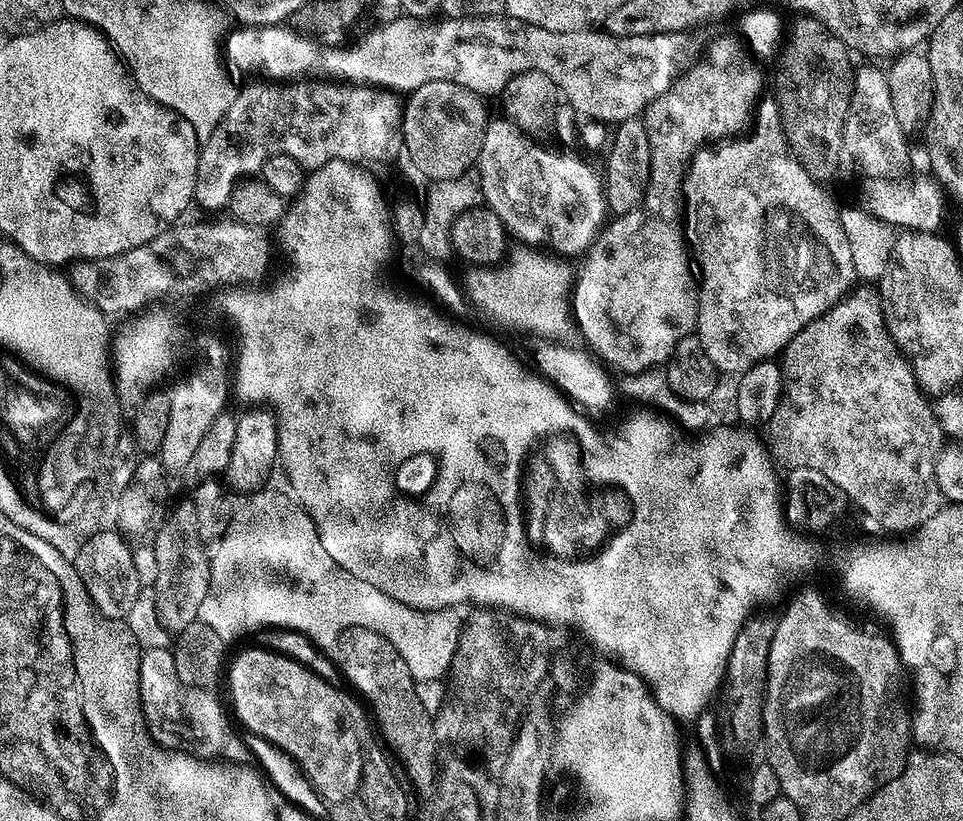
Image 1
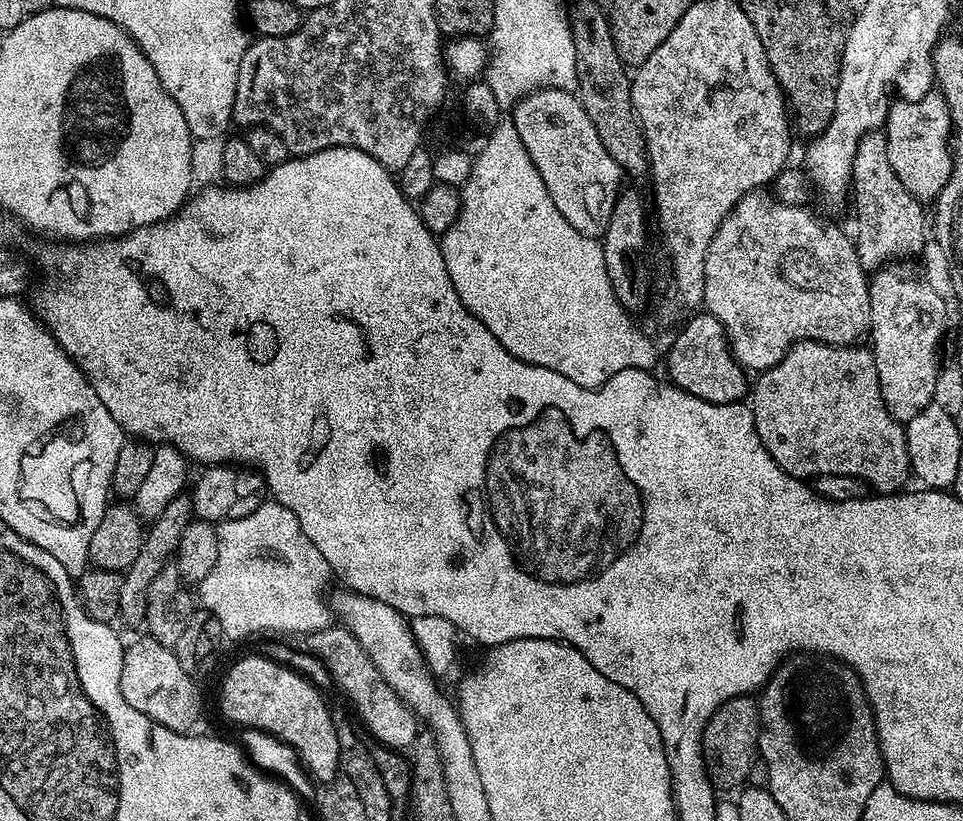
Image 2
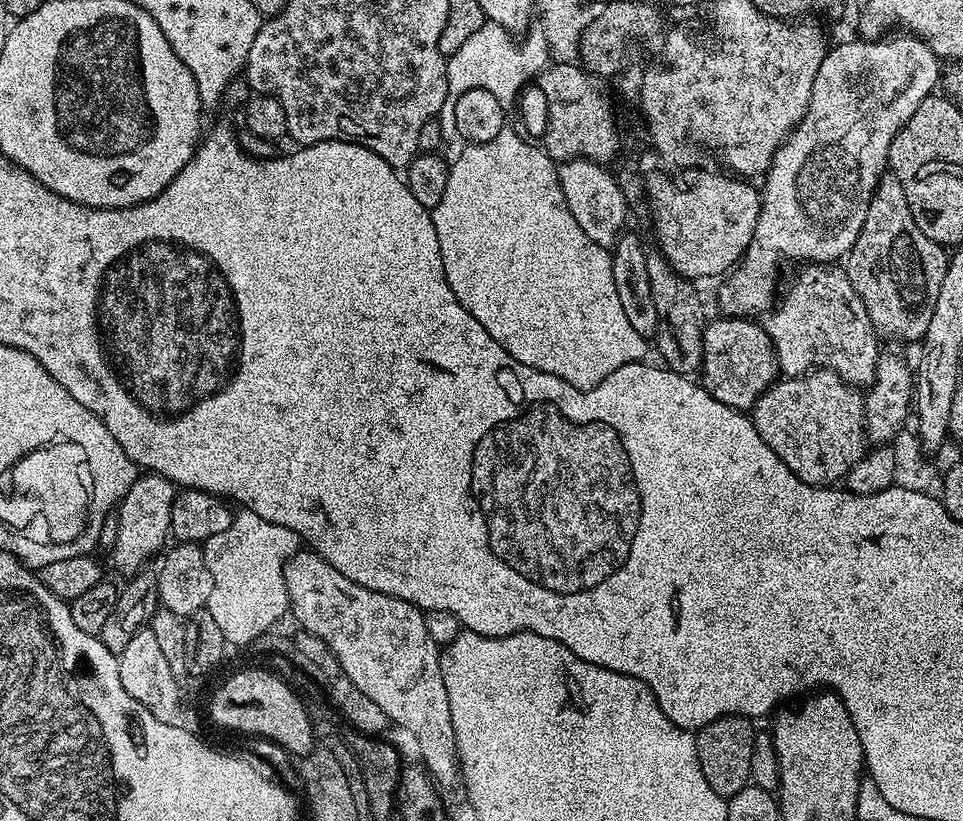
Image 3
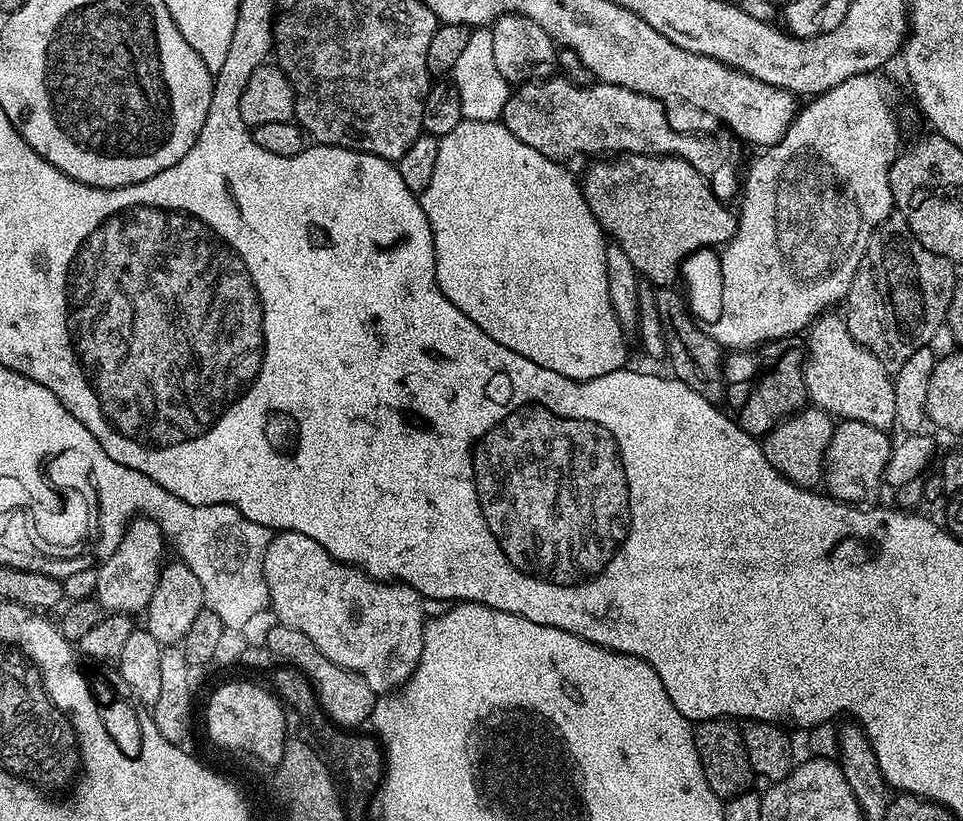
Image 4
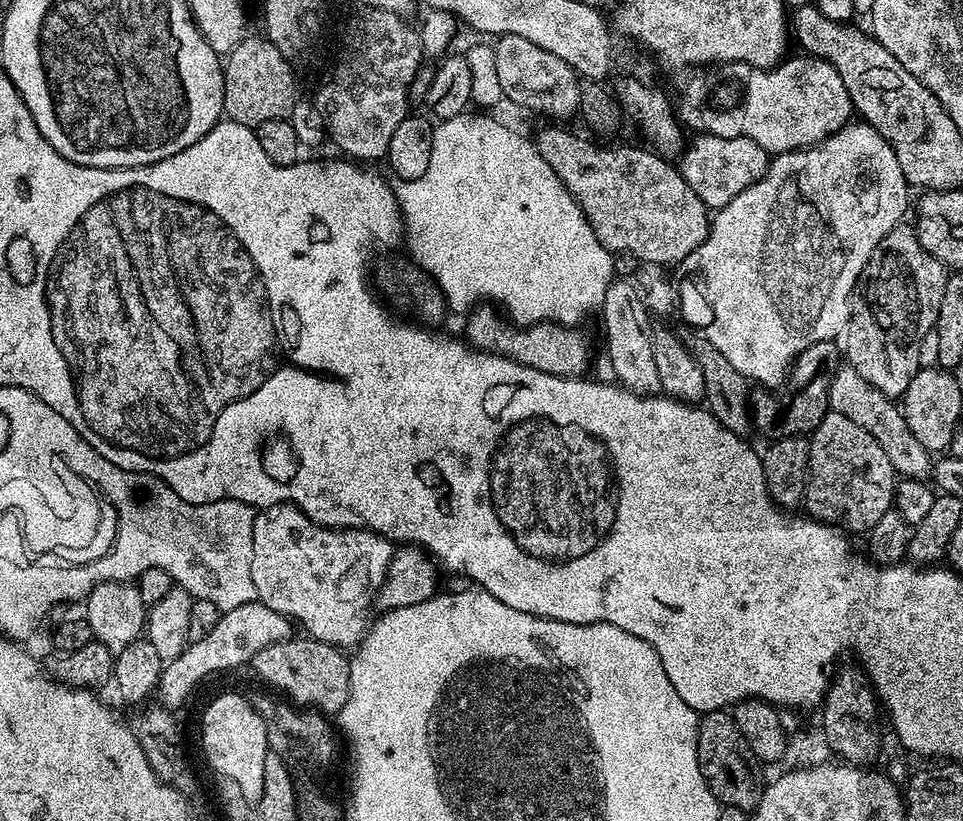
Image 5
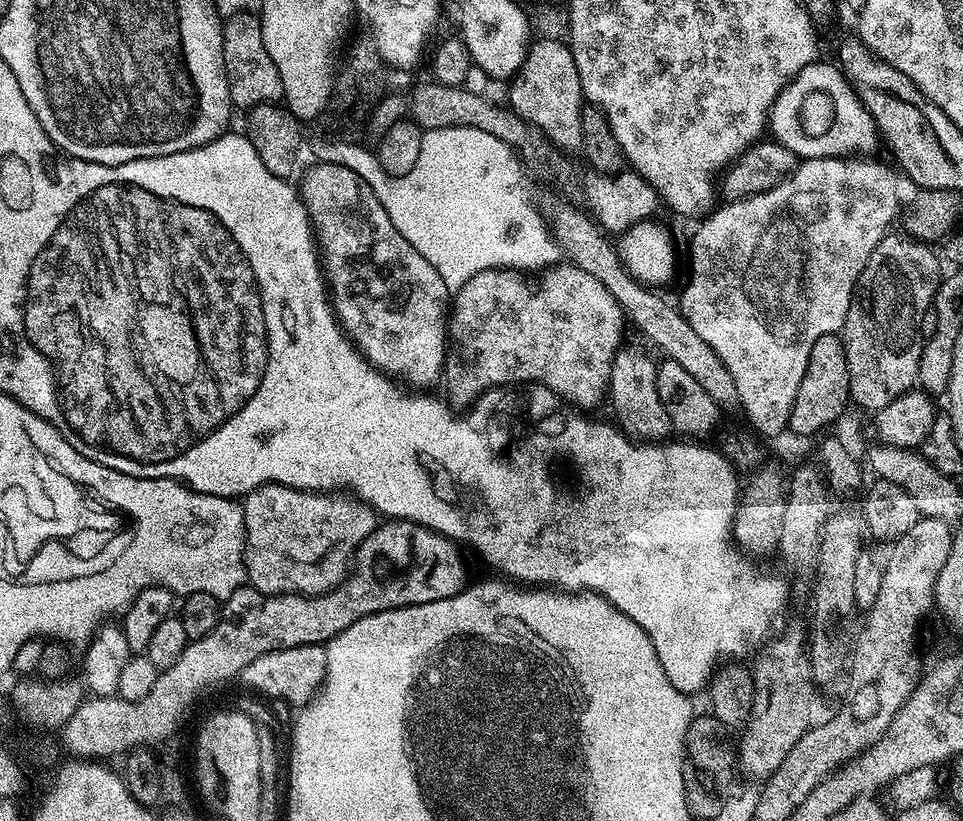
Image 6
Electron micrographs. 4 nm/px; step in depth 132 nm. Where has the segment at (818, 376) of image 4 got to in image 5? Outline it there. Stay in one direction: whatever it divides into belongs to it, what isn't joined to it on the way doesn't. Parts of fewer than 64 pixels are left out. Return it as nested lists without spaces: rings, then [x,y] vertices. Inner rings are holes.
[[[841,366],[832,375],[830,390],[828,391],[828,406],[831,411],[843,414],[850,418],[850,422],[858,422],[862,430],[866,430],[882,446],[883,453],[890,460],[890,466],[896,472],[897,477],[905,481],[927,481],[932,475],[933,457],[926,451],[920,442],[910,434],[910,428],[906,426],[904,413],[894,405],[893,397],[884,396],[870,382],[866,382],[852,368]]]

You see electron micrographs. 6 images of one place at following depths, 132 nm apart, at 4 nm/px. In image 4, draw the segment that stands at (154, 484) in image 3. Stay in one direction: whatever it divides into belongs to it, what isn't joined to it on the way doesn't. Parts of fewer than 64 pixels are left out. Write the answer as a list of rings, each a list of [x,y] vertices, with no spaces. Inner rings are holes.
[[[139,515],[128,525],[114,554],[110,554],[110,558],[106,558],[94,572],[94,599],[103,606],[105,613],[137,614],[147,609],[150,598],[154,598],[154,586],[158,586],[162,561],[165,559],[164,548],[166,552],[164,531],[149,516]]]

